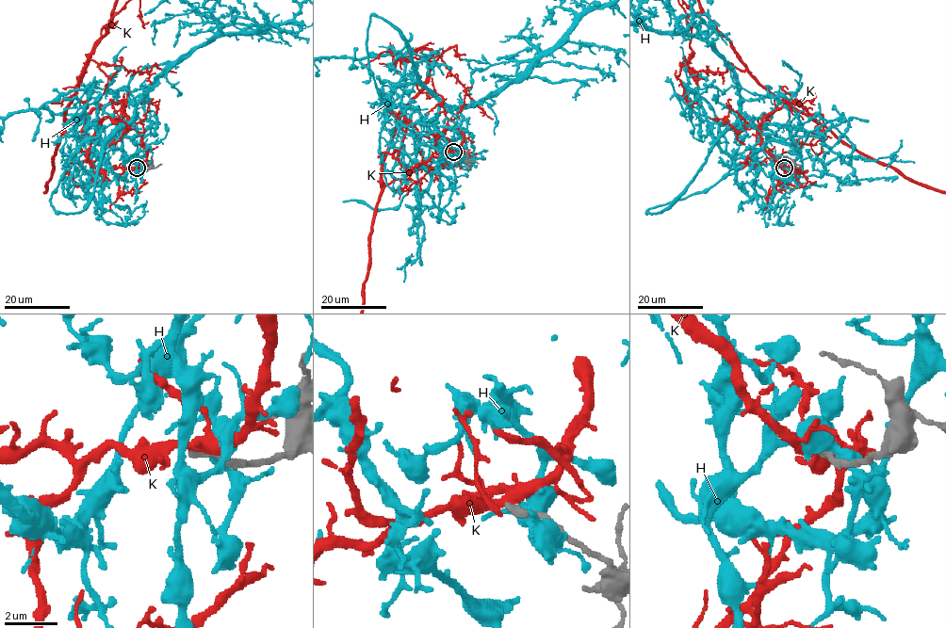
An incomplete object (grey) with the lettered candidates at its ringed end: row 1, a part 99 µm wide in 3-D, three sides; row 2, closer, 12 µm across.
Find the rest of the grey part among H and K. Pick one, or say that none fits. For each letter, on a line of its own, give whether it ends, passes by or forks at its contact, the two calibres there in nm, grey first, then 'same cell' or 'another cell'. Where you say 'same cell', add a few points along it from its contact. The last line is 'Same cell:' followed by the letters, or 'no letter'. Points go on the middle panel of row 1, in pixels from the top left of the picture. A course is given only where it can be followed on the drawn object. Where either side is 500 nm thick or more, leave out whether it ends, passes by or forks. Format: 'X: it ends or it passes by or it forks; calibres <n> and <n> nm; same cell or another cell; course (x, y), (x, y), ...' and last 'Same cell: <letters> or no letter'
H: calibres 400 and 500 nm; another cell
K: it forks; calibres 320 and 360 nm; another cell
Same cell: no letter

